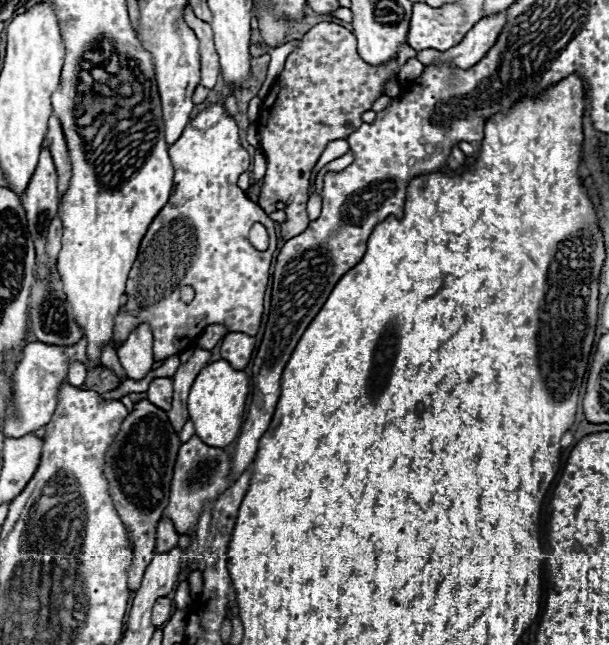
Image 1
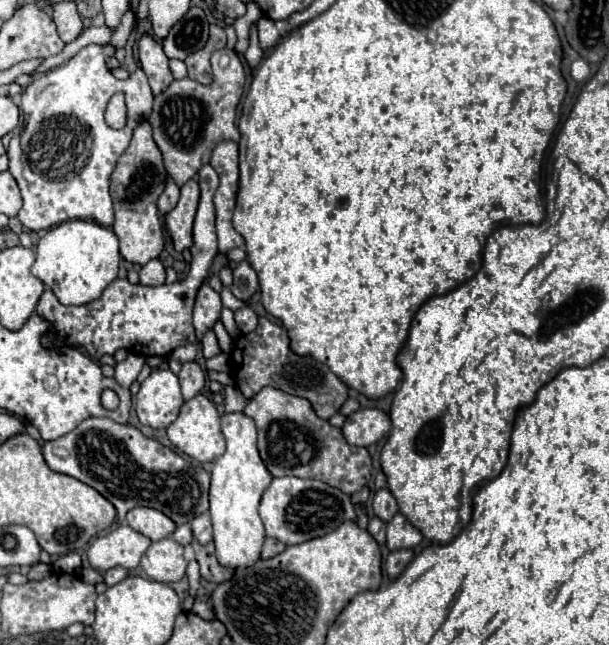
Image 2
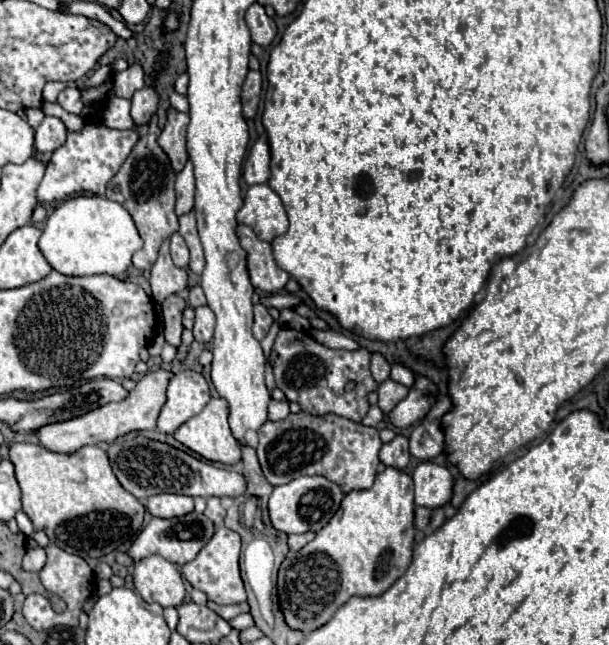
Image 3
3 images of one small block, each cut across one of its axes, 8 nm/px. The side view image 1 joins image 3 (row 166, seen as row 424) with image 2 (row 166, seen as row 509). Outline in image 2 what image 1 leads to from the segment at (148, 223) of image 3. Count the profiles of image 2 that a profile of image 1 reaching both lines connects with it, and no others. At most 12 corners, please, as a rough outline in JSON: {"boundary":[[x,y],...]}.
{"boundary":[[142,122],[110,178],[120,254],[164,248],[156,200],[168,172]]}

